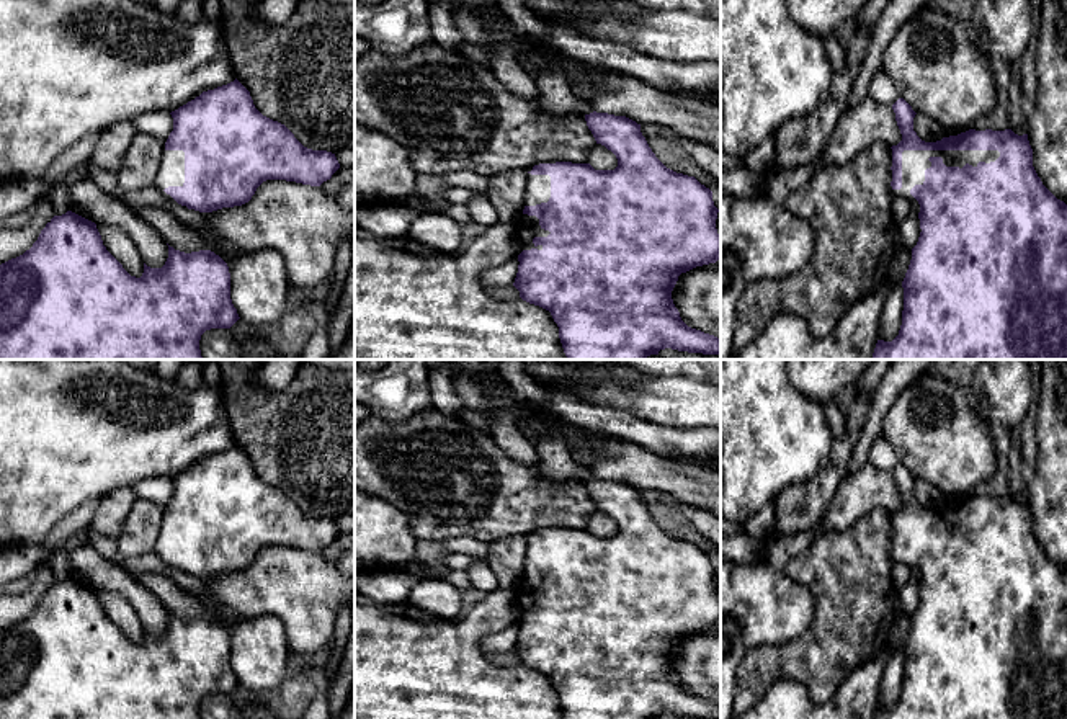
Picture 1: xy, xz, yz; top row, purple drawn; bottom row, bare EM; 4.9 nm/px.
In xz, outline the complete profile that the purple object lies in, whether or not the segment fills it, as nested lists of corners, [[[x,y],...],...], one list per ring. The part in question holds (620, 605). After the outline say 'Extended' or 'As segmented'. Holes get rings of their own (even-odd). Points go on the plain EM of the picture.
[[[596,477],[585,480],[585,487],[596,510],[616,521],[618,533],[595,536],[590,529],[556,528],[526,536],[525,575],[516,588],[520,631],[513,649],[520,663],[551,678],[564,719],[659,719],[665,714],[721,719],[721,704],[688,693],[672,665],[681,639],[721,626],[712,557],[694,543],[667,534],[636,487]]]. Extended

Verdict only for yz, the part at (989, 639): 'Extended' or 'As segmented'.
Extended

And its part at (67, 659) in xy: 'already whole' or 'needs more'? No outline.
already whole

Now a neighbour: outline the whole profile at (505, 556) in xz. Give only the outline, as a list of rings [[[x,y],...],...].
[[[511,536],[492,541],[485,562],[495,572],[502,588],[516,590],[525,575],[526,536]]]

